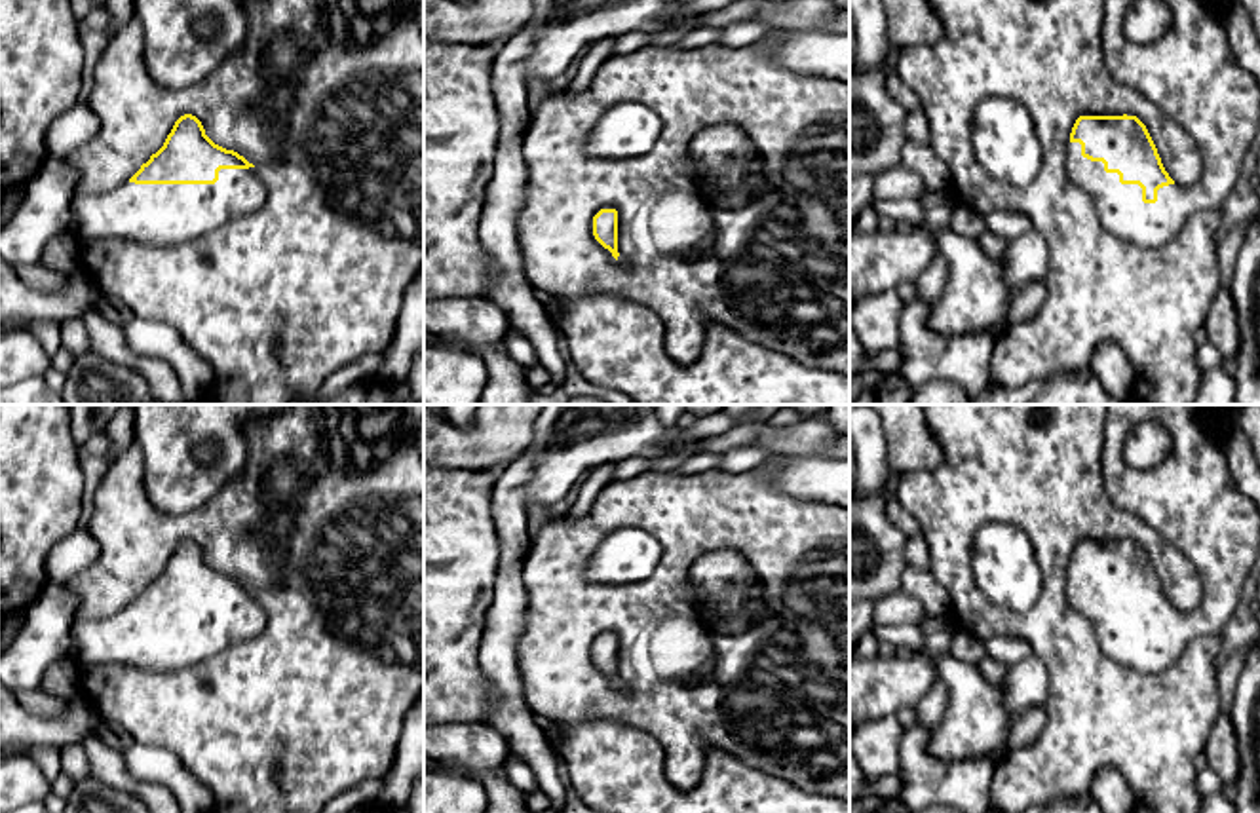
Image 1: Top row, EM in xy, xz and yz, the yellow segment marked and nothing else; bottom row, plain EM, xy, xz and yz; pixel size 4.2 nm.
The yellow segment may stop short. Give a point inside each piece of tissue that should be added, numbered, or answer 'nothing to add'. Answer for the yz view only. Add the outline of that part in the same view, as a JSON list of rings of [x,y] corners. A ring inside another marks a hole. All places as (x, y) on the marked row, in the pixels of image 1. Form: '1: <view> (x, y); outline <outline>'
1: yz (1190, 73); outline [[[1104,0],[1100,30],[1104,63],[1116,82],[1136,89],[1193,137],[1203,173],[1190,186],[1159,188],[1157,201],[1144,203],[1138,184],[1121,184],[1119,175],[1106,173],[1102,161],[1083,158],[1079,142],[1068,142],[1068,177],[1093,199],[1104,230],[1138,247],[1163,247],[1178,236],[1193,213],[1220,209],[1228,199],[1258,135],[1260,82],[1233,57],[1224,23],[1226,0],[1163,0],[1171,8],[1173,27],[1152,44],[1133,42],[1123,32],[1133,2]]]

